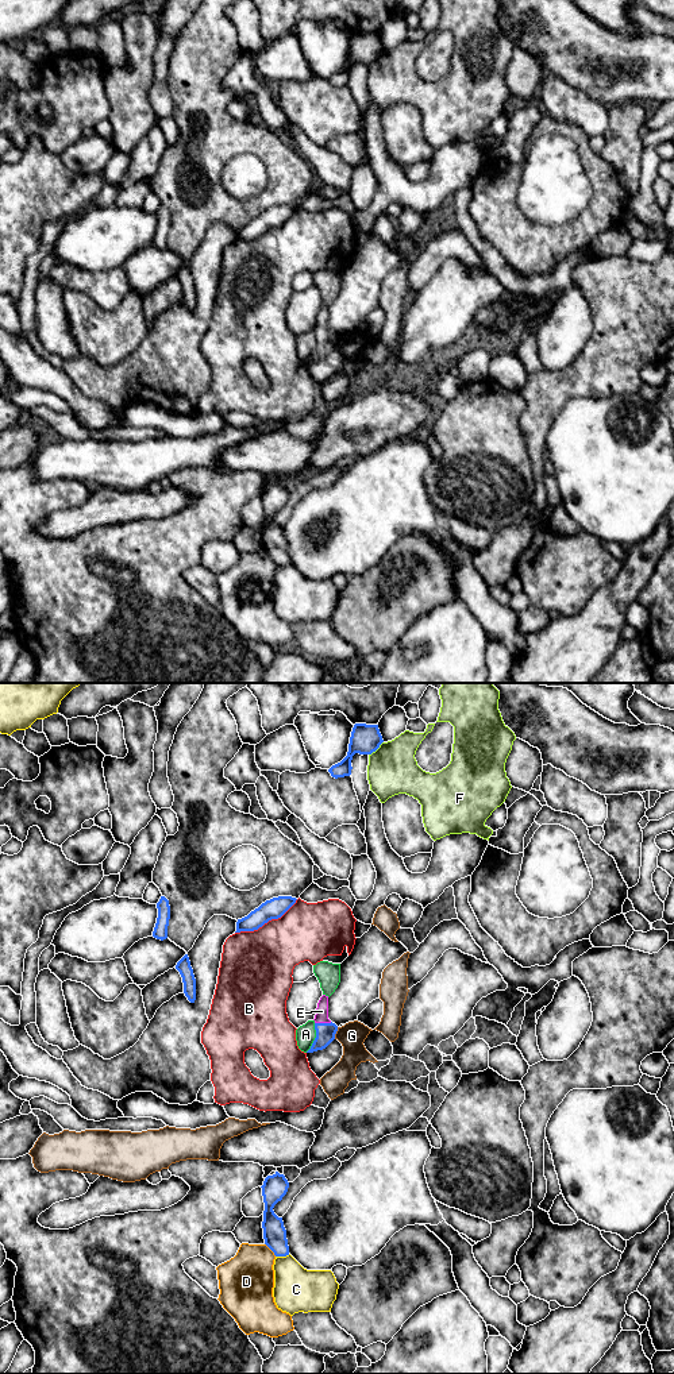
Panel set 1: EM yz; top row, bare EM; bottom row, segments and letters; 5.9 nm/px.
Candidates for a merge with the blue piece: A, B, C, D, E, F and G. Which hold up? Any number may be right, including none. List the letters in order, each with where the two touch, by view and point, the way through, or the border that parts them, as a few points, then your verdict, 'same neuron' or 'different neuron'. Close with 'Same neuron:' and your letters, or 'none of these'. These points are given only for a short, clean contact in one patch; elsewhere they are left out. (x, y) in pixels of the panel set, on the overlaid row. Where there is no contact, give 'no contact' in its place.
A: contact yz (315, 1038); different neuron
B: contact yz (266, 922); different neuron
C: contact yz (282, 1255); different neuron
D: contact yz (270, 1249); different neuron
E: contact yz (323, 1023); same neuron
F: contact yz (376, 749); different neuron
G: contact yz (335, 1033); different neuron
Same neuron: E

